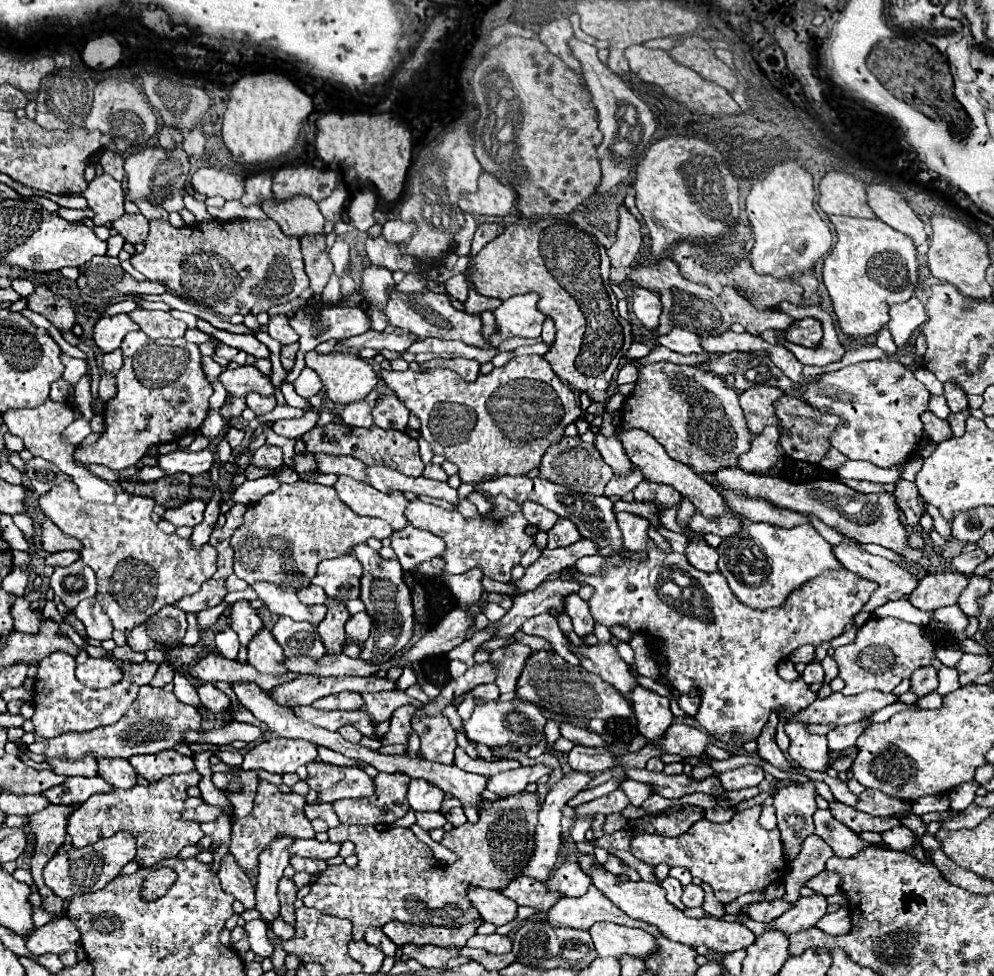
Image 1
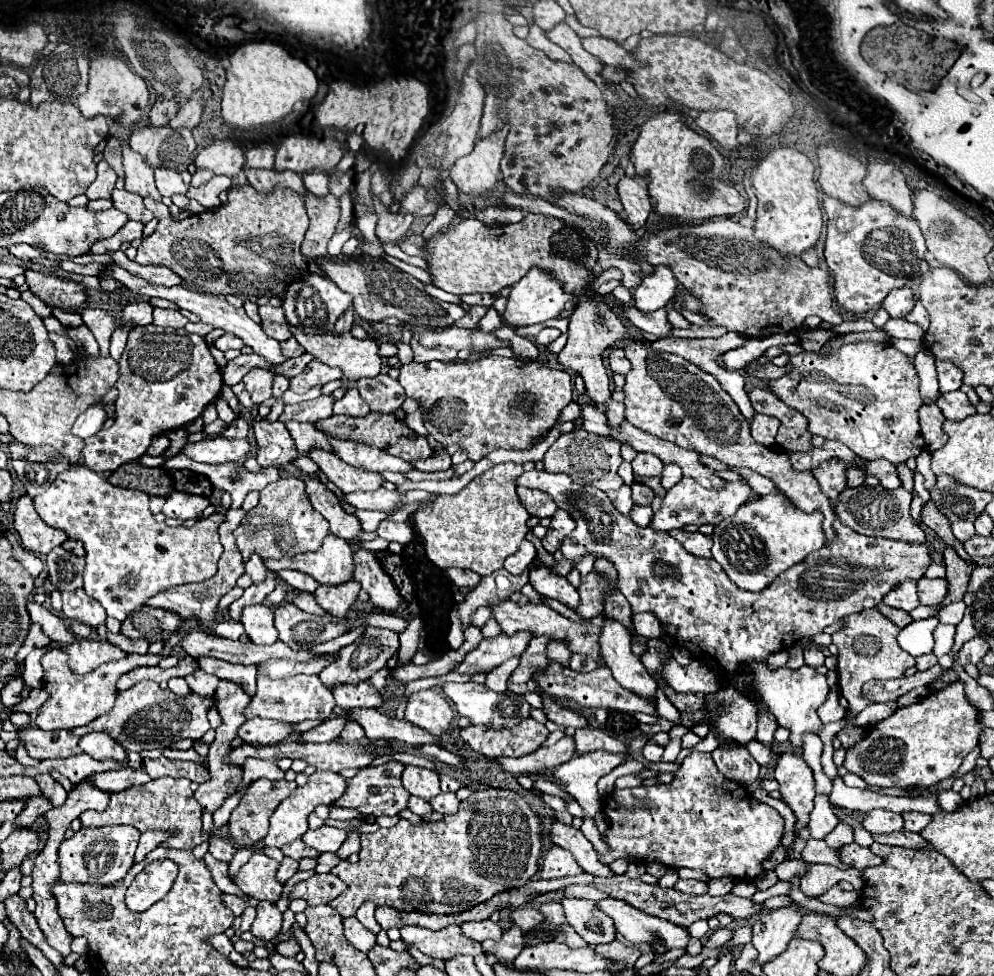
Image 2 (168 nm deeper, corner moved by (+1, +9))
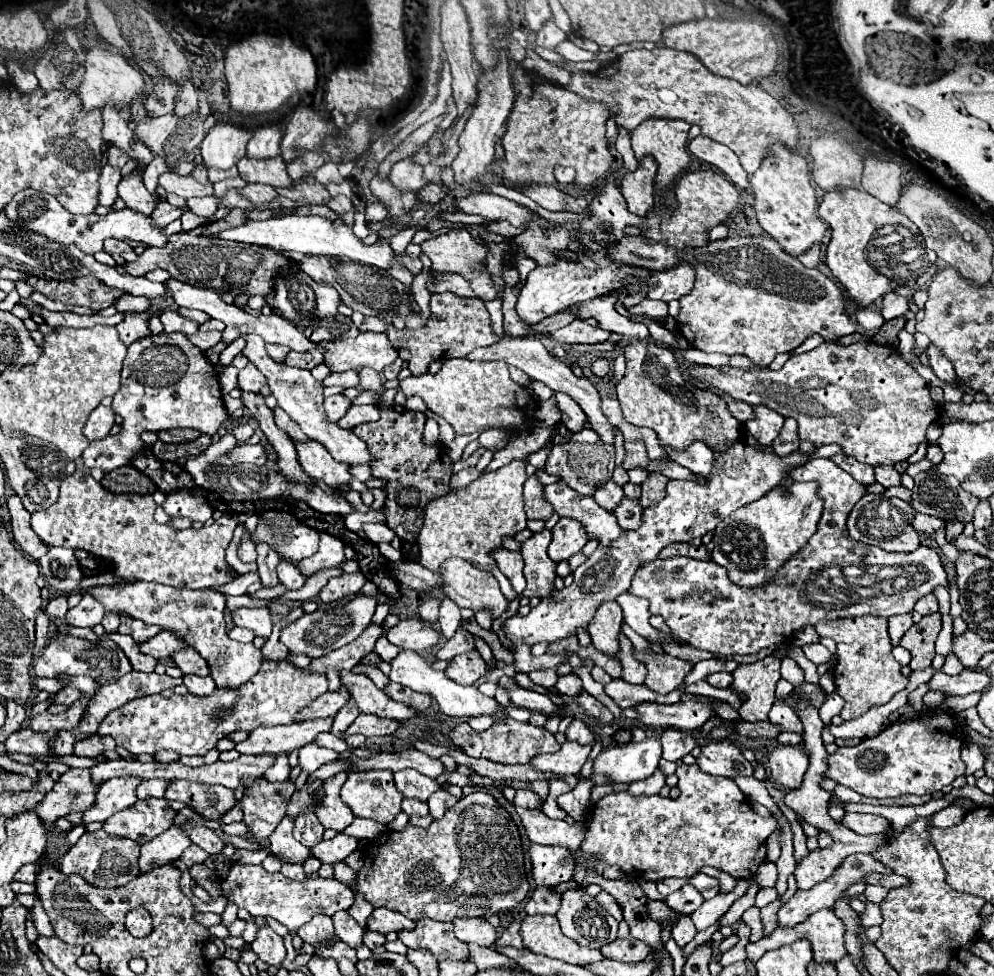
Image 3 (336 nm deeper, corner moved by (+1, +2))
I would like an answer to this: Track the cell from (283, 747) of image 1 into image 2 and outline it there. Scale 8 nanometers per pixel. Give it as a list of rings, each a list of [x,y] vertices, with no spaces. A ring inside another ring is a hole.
[[[338,716],[338,718],[330,718],[326,722],[322,722],[320,726],[312,728],[310,732],[302,734],[302,740],[304,742],[330,742],[330,740],[336,740],[342,732],[342,728],[346,726],[346,718],[344,716]]]

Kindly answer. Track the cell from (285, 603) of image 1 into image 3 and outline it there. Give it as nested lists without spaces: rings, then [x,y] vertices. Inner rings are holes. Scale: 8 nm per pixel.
[[[244,533],[242,543],[238,547],[238,557],[244,563],[256,563],[256,545],[250,543],[250,539],[246,539],[246,533]]]

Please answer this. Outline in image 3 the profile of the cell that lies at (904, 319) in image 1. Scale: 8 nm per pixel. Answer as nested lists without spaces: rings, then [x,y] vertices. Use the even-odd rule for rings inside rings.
[[[896,291],[888,293],[882,299],[882,315],[884,315],[884,319],[896,319],[896,317],[902,317],[906,313],[908,313],[908,299],[898,295]]]

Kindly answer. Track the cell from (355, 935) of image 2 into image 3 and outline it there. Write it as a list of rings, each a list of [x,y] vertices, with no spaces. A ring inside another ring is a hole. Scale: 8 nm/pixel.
[[[338,911],[332,915],[334,927],[336,927],[336,935],[348,943],[350,947],[360,947],[362,945],[362,937],[364,937],[364,929],[346,913],[346,911]]]

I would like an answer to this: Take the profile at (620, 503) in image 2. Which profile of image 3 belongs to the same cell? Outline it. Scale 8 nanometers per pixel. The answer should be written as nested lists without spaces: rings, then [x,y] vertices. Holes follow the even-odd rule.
[[[610,481],[610,483],[606,483],[606,487],[602,487],[594,493],[594,499],[600,503],[600,507],[614,511],[620,505],[620,501],[624,499],[624,491],[614,481]]]

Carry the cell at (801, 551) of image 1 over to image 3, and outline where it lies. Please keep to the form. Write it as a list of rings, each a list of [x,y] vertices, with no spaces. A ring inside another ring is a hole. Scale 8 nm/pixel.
[[[790,483],[788,489],[790,489],[790,495],[784,495],[782,487],[774,487],[772,491],[768,491],[758,501],[752,501],[750,505],[740,507],[734,513],[730,513],[714,529],[714,537],[712,537],[712,561],[722,565],[728,571],[730,581],[736,583],[738,587],[752,589],[752,587],[760,587],[760,585],[772,581],[774,575],[778,573],[778,569],[792,555],[796,555],[800,549],[804,549],[808,545],[810,537],[816,533],[818,521],[820,521],[822,511],[824,511],[824,501],[816,495],[818,483]]]

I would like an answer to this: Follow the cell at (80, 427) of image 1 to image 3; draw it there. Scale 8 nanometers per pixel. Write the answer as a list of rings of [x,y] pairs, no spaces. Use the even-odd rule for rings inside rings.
[[[100,405],[100,407],[96,407],[96,409],[90,413],[90,417],[88,417],[86,427],[82,429],[82,433],[84,433],[84,437],[86,437],[88,441],[104,439],[104,437],[110,433],[112,425],[114,425],[114,411],[112,411],[110,407]]]

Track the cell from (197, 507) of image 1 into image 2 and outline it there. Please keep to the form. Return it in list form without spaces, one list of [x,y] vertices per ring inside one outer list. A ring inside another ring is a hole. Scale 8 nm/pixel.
[[[172,492],[166,498],[166,504],[162,506],[162,514],[168,518],[180,518],[180,520],[198,518],[208,504],[210,502],[204,496],[192,496],[186,492]]]

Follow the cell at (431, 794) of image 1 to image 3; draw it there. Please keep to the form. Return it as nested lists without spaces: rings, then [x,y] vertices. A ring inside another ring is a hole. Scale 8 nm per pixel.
[[[396,771],[394,773],[394,783],[396,789],[408,797],[408,799],[418,799],[418,801],[426,801],[434,791],[440,789],[440,785],[436,783],[436,779],[426,777],[418,771]]]

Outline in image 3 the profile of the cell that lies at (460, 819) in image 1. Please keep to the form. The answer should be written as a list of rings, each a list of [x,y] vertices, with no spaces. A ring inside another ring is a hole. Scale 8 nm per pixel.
[[[440,789],[438,793],[430,795],[430,799],[428,799],[430,815],[432,815],[434,819],[442,819],[442,817],[444,817],[444,813],[446,813],[446,809],[450,809],[450,807],[452,807],[452,805],[456,805],[456,803],[458,803],[458,799],[456,799],[456,797],[452,797],[446,789]]]

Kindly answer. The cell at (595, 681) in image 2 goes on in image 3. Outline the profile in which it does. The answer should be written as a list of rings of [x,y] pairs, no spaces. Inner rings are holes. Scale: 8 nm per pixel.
[[[680,701],[674,705],[660,703],[636,703],[632,707],[638,713],[638,723],[654,729],[678,729],[678,731],[696,731],[710,717],[714,717],[714,709],[700,701]]]

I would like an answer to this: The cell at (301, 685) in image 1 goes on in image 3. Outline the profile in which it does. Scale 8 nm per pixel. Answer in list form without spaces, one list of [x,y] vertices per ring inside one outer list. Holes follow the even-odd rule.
[[[478,649],[456,655],[446,667],[448,679],[452,679],[452,681],[456,681],[460,685],[472,685],[484,673],[486,673],[486,663],[480,657]]]

